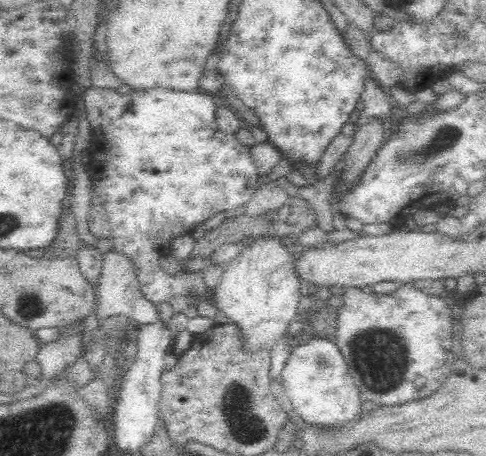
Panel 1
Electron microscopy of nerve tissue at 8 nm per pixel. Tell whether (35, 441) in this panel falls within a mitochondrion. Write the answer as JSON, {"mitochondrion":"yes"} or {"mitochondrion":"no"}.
{"mitochondrion":"yes"}

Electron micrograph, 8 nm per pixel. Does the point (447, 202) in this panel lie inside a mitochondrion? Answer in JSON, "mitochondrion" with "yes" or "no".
{"mitochondrion":"no"}

